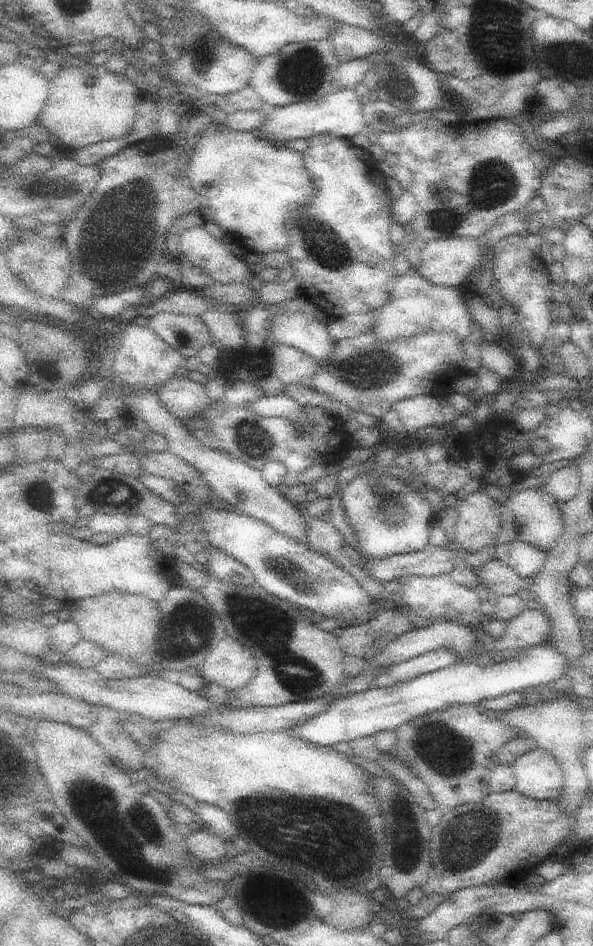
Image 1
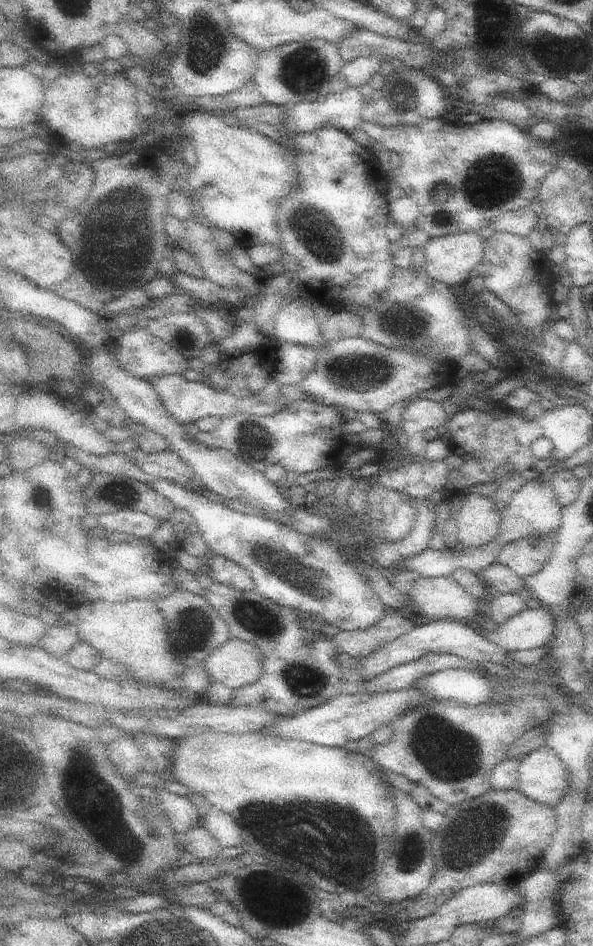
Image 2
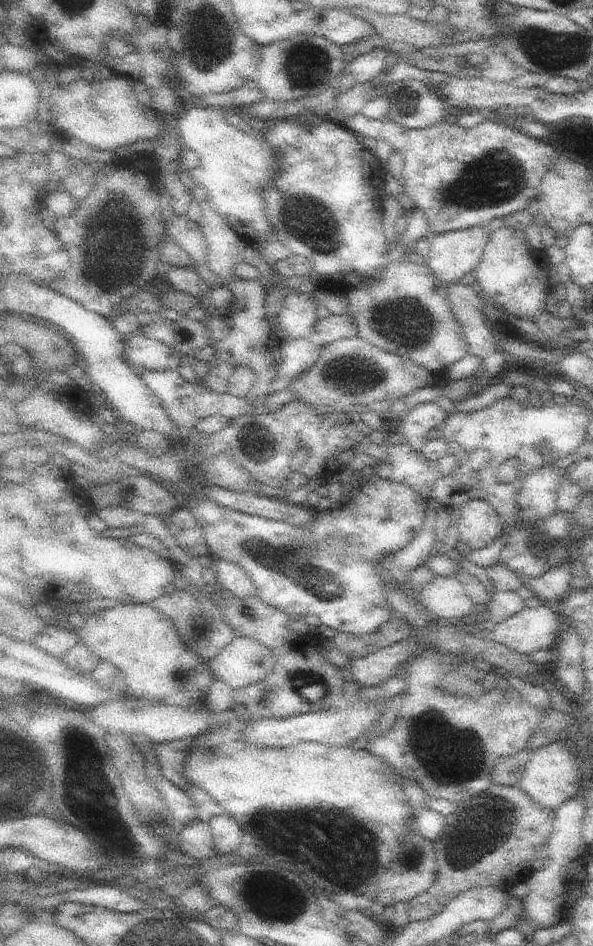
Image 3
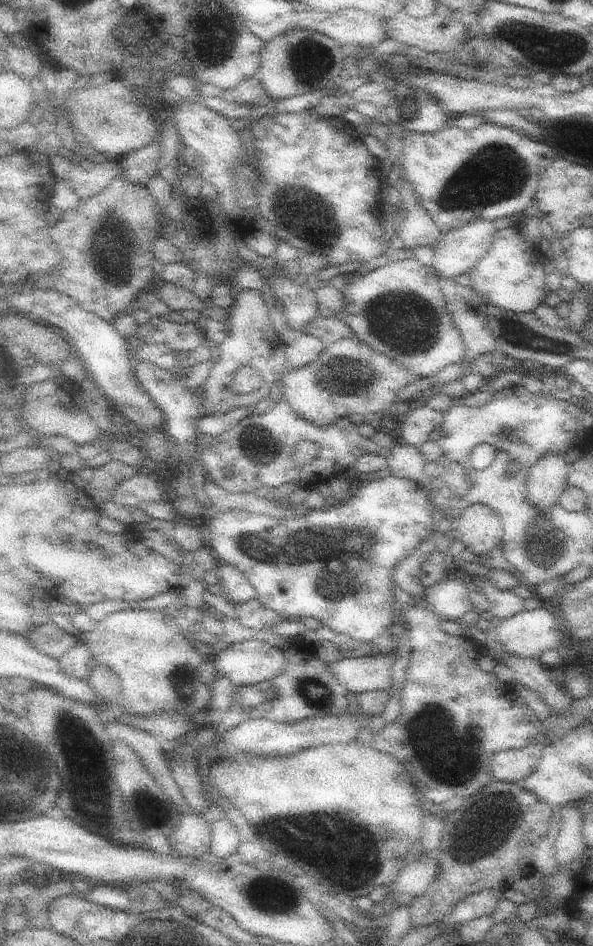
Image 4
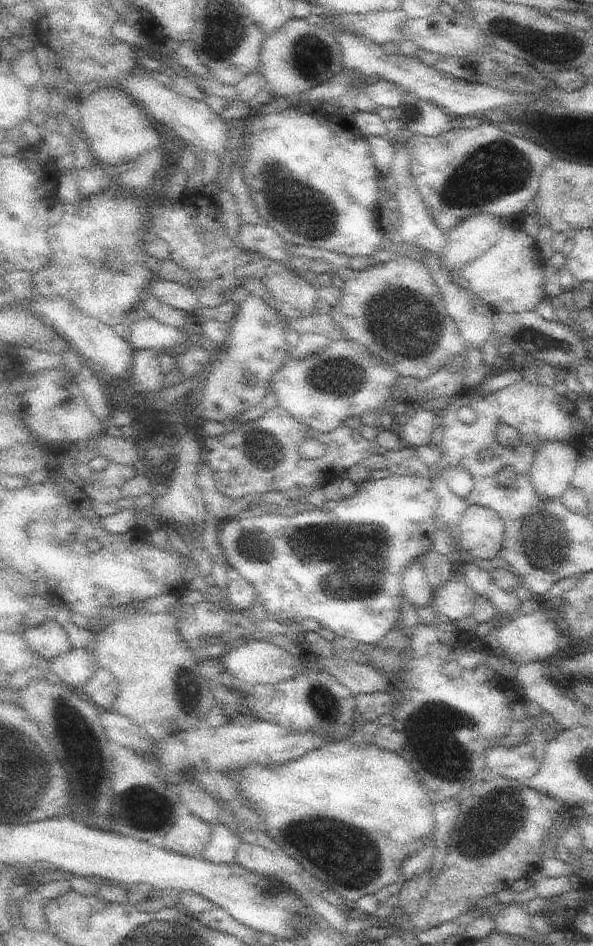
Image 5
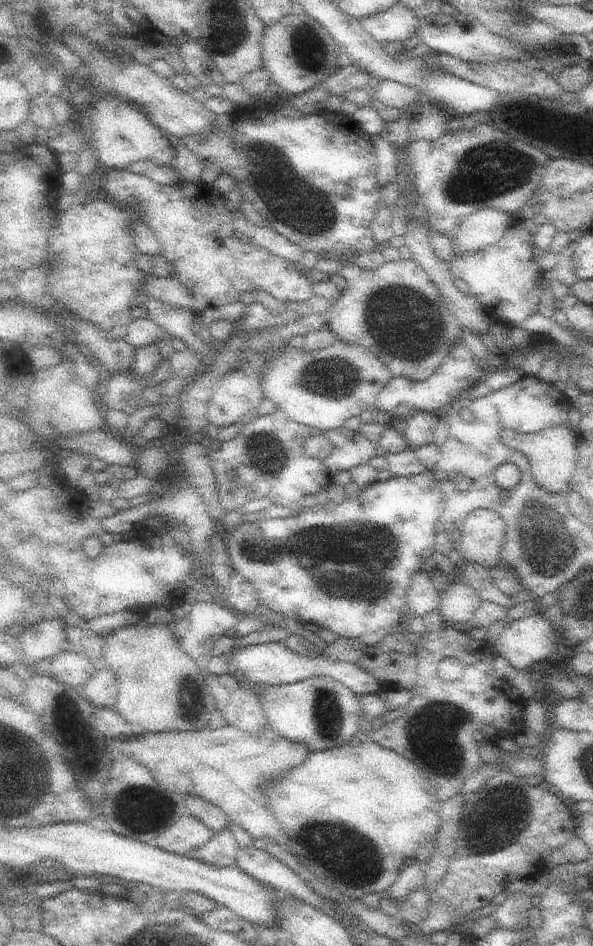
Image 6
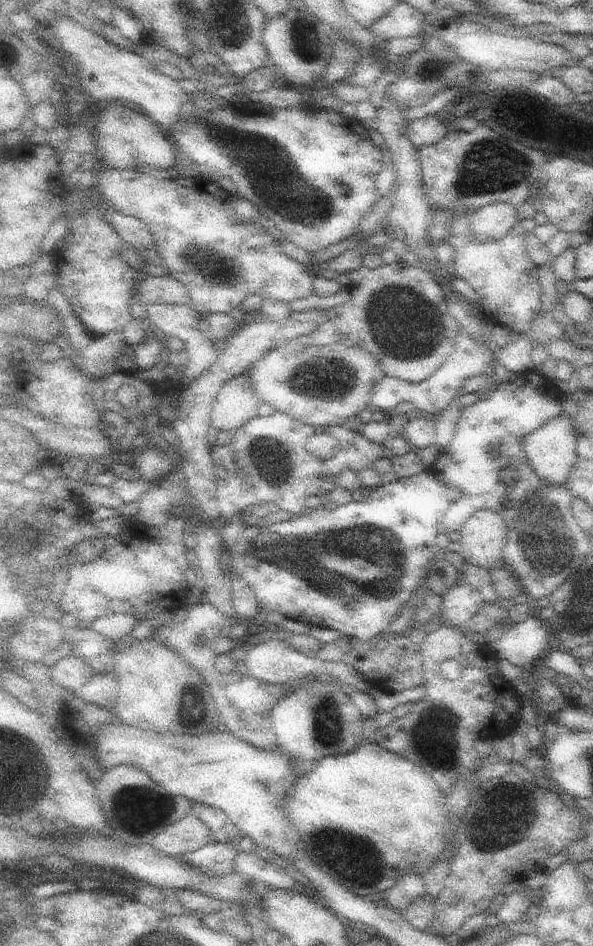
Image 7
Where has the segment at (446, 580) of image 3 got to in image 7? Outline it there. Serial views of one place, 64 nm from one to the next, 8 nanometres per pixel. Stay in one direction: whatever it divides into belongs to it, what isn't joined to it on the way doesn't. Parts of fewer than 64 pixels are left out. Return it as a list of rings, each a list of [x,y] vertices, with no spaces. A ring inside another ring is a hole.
[[[458,582],[443,597],[443,620],[452,626],[464,626],[488,604],[481,592],[469,584]]]

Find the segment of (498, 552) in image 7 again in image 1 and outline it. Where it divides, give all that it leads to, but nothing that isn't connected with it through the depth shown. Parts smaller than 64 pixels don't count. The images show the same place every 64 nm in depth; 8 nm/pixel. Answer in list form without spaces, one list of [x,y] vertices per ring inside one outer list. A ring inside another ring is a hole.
[[[476,491],[457,505],[455,546],[464,550],[482,550],[497,543],[501,531],[503,507],[483,492]]]

